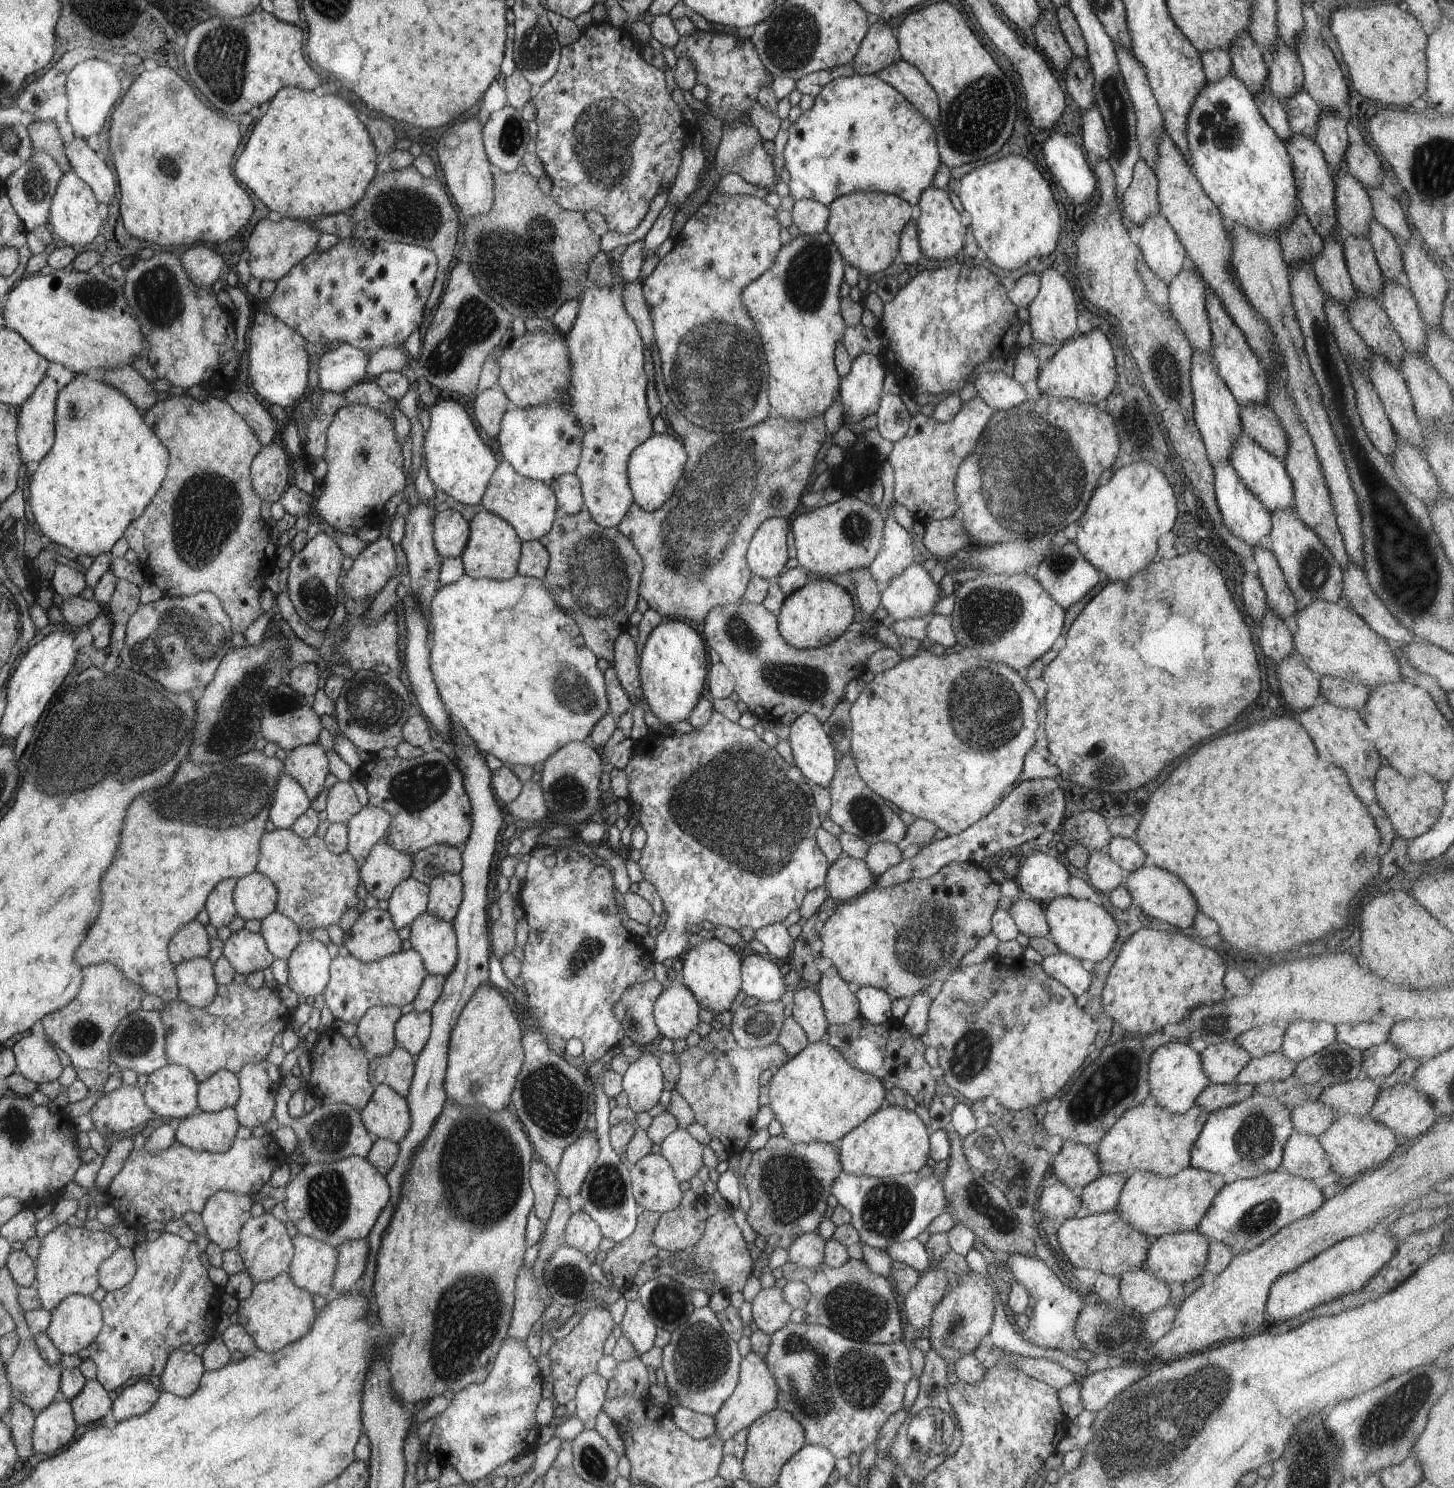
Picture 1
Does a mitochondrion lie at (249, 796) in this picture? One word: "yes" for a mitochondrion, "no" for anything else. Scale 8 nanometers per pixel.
yes

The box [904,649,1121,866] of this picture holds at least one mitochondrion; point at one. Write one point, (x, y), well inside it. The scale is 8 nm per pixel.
(986, 725)

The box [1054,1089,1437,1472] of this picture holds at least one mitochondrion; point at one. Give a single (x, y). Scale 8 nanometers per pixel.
(1387, 1422)

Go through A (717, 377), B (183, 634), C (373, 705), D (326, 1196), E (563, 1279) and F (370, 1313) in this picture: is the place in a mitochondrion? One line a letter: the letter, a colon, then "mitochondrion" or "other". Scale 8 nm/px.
A: mitochondrion
B: mitochondrion
C: mitochondrion
D: mitochondrion
E: mitochondrion
F: other

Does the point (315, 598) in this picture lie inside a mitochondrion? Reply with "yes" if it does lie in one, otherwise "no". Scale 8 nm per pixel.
yes

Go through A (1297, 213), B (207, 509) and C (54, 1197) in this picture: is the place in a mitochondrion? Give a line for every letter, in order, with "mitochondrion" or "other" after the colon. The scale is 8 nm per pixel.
A: other
B: mitochondrion
C: other

